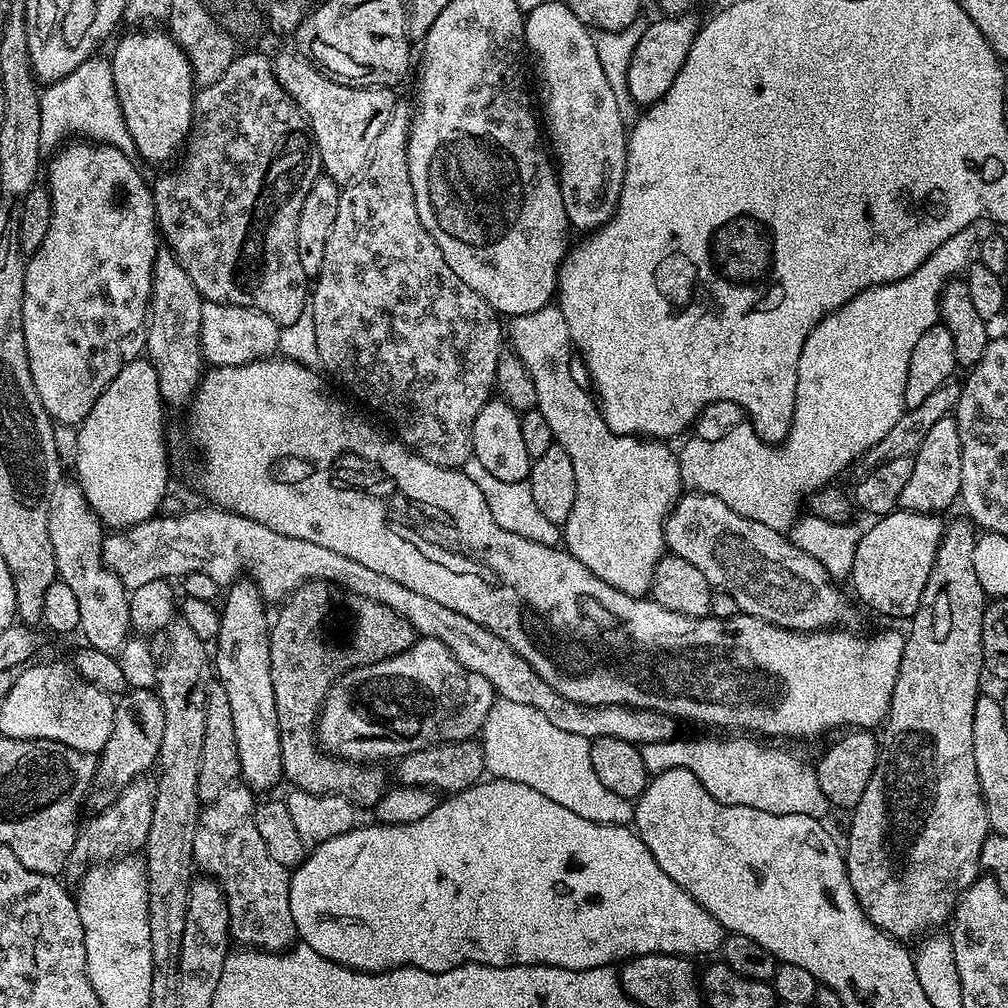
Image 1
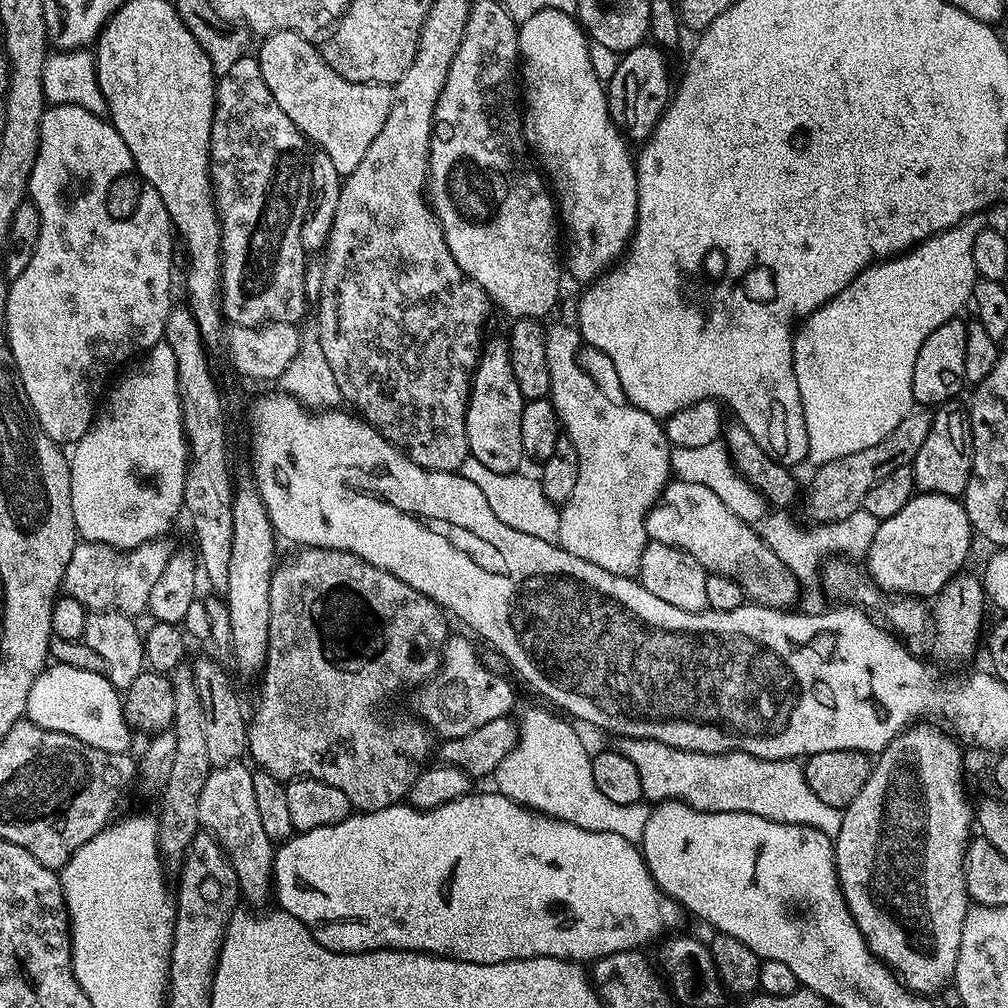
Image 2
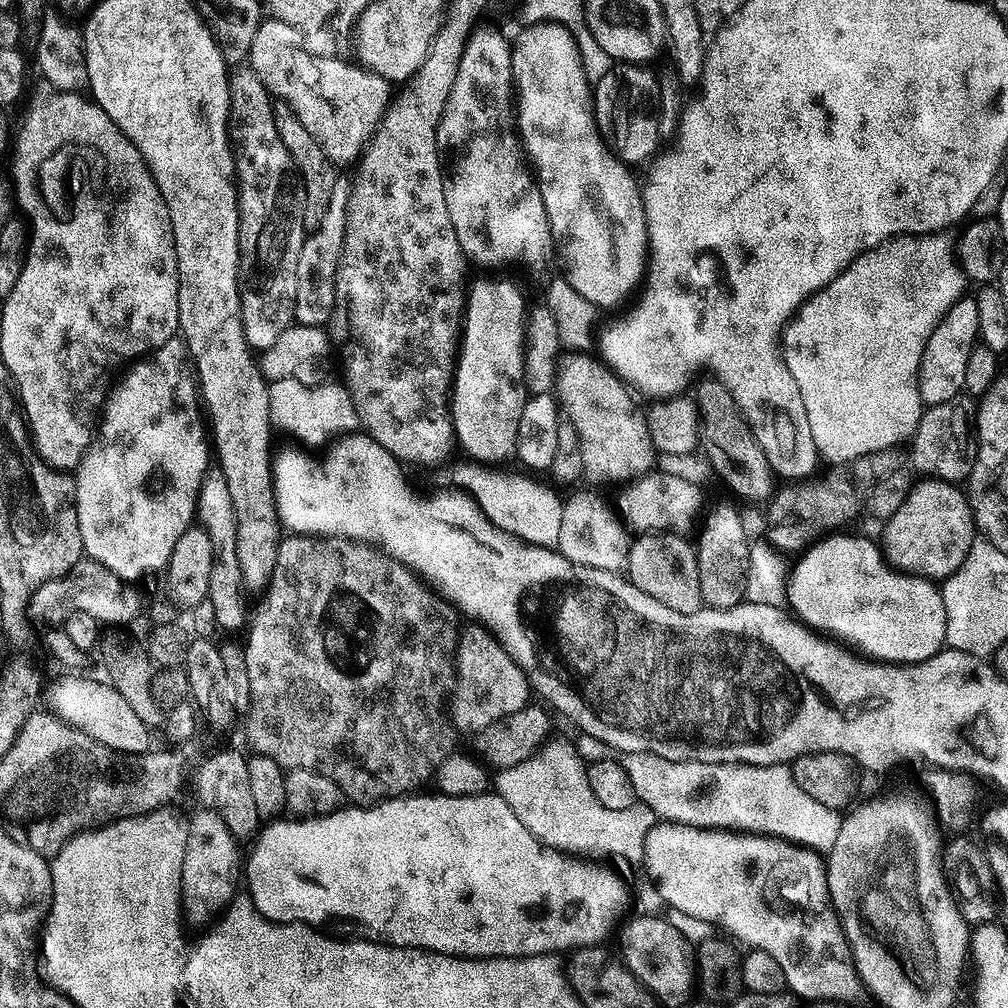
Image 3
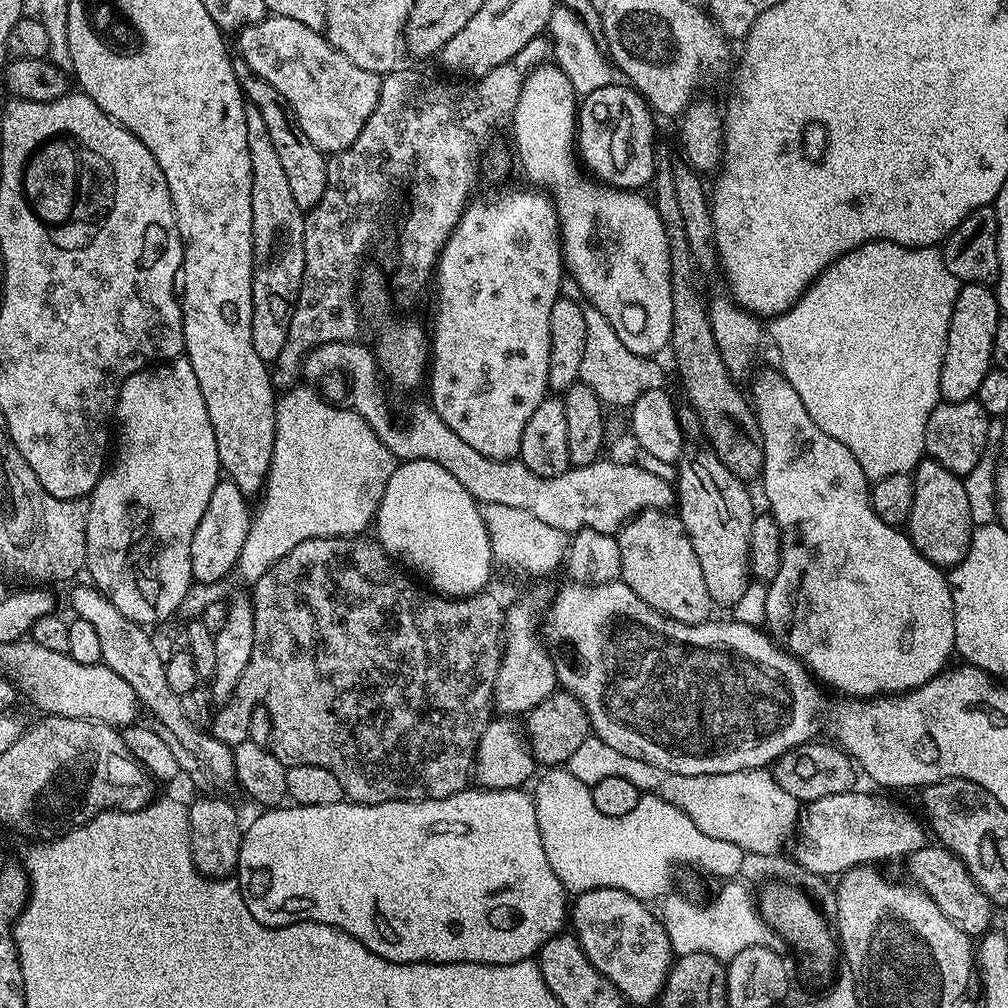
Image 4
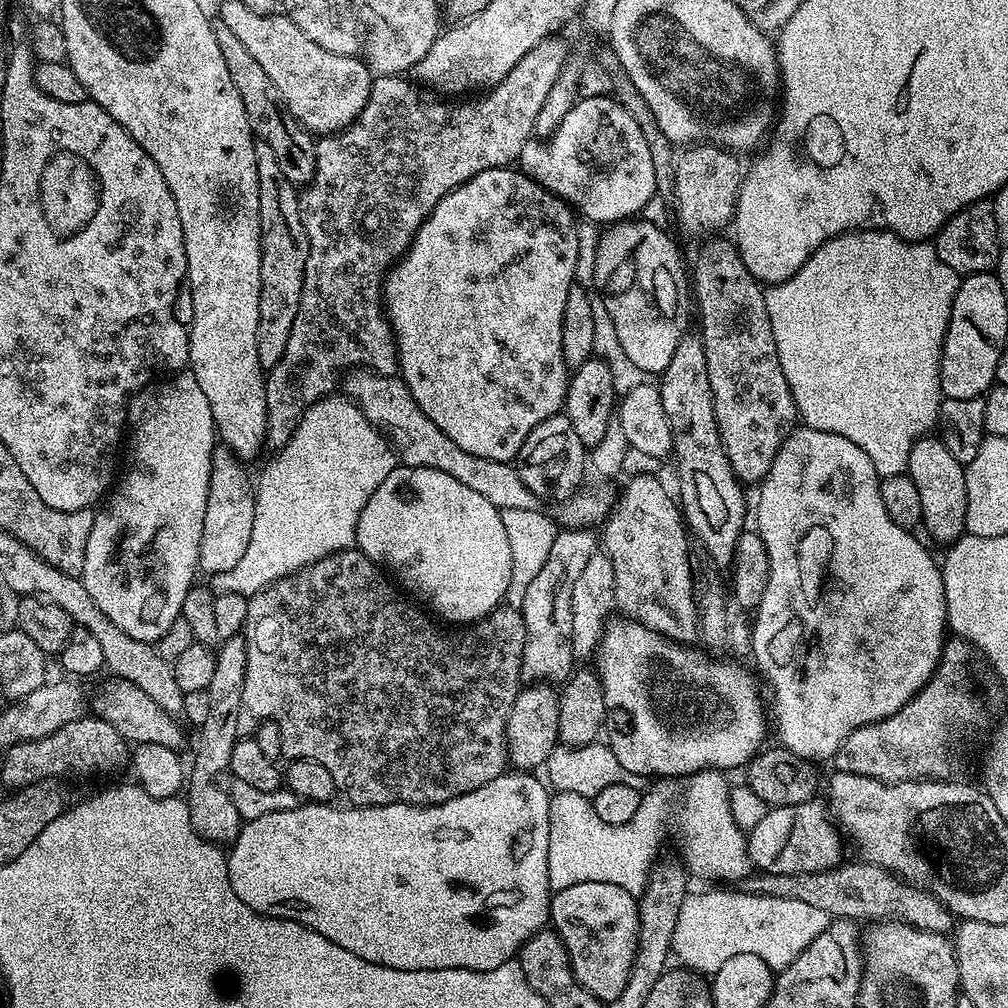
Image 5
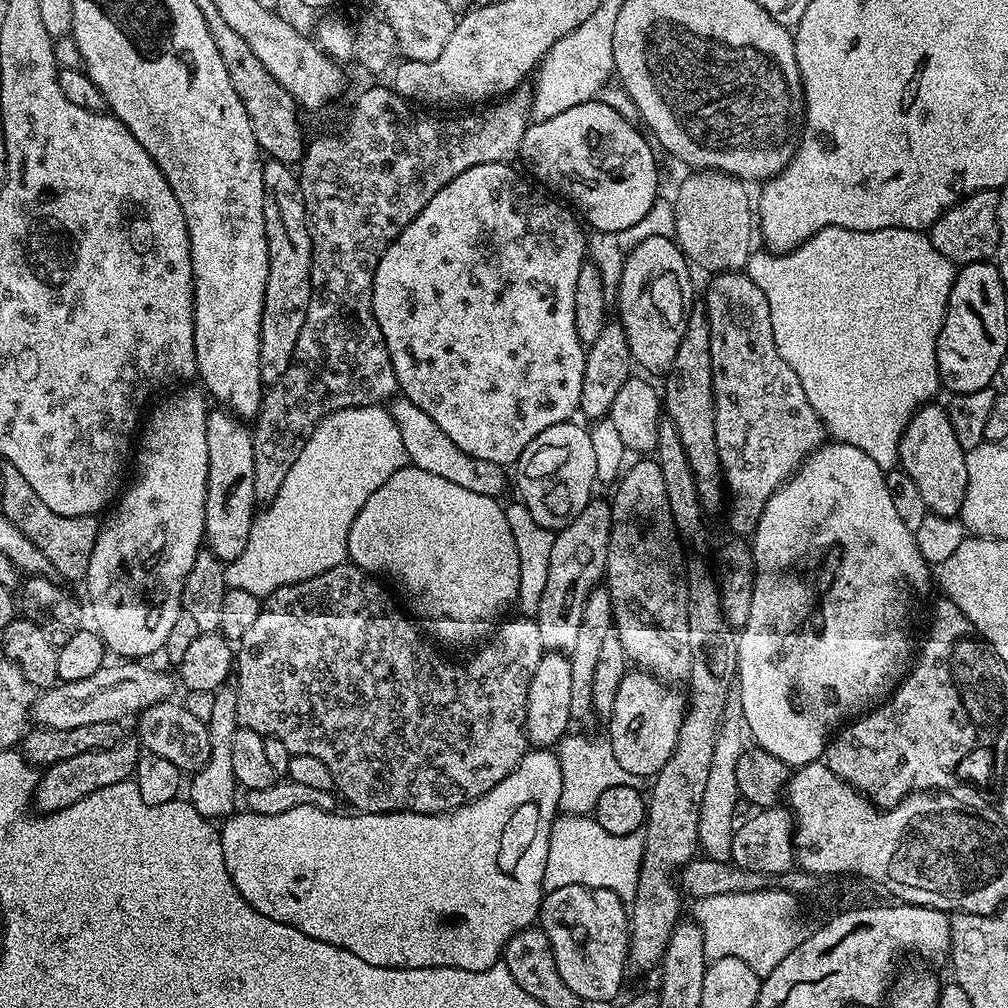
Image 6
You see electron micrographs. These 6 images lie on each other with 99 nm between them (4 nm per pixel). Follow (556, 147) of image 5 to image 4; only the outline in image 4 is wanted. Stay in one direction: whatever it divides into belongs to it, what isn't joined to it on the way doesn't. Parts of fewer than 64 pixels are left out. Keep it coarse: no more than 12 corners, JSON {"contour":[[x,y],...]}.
{"contour":[[627,83],[585,95],[581,165],[610,188],[651,185],[648,101]]}

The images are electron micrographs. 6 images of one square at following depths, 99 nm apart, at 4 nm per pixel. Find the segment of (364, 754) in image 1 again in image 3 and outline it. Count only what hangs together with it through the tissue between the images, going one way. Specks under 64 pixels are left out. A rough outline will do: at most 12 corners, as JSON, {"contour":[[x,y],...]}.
{"contour":[[465,627],[453,723],[479,734],[529,707],[528,673]]}

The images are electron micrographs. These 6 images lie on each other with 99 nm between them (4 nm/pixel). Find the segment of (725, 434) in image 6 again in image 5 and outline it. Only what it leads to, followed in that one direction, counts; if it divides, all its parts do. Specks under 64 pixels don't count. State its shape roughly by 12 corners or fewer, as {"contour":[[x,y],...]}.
{"contour":[[731,239],[691,265],[714,414],[759,485],[798,420],[761,281]]}

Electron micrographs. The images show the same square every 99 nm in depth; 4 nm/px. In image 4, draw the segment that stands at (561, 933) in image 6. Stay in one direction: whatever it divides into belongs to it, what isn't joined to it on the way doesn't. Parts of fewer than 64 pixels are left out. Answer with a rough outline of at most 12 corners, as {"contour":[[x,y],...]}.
{"contour":[[579,893],[570,928],[632,1004],[659,1001],[674,963],[647,903]]}

